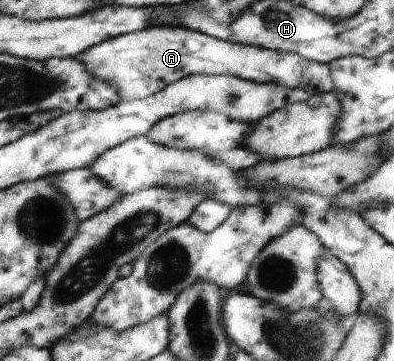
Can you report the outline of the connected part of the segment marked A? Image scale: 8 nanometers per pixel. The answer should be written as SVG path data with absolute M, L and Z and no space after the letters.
M150 26L92 46L78 55L86 71L116 88L121 99L141 100L194 74L236 76L254 83L275 83L306 90L310 95L332 92L328 64L308 61L292 52L219 40L182 26Z

